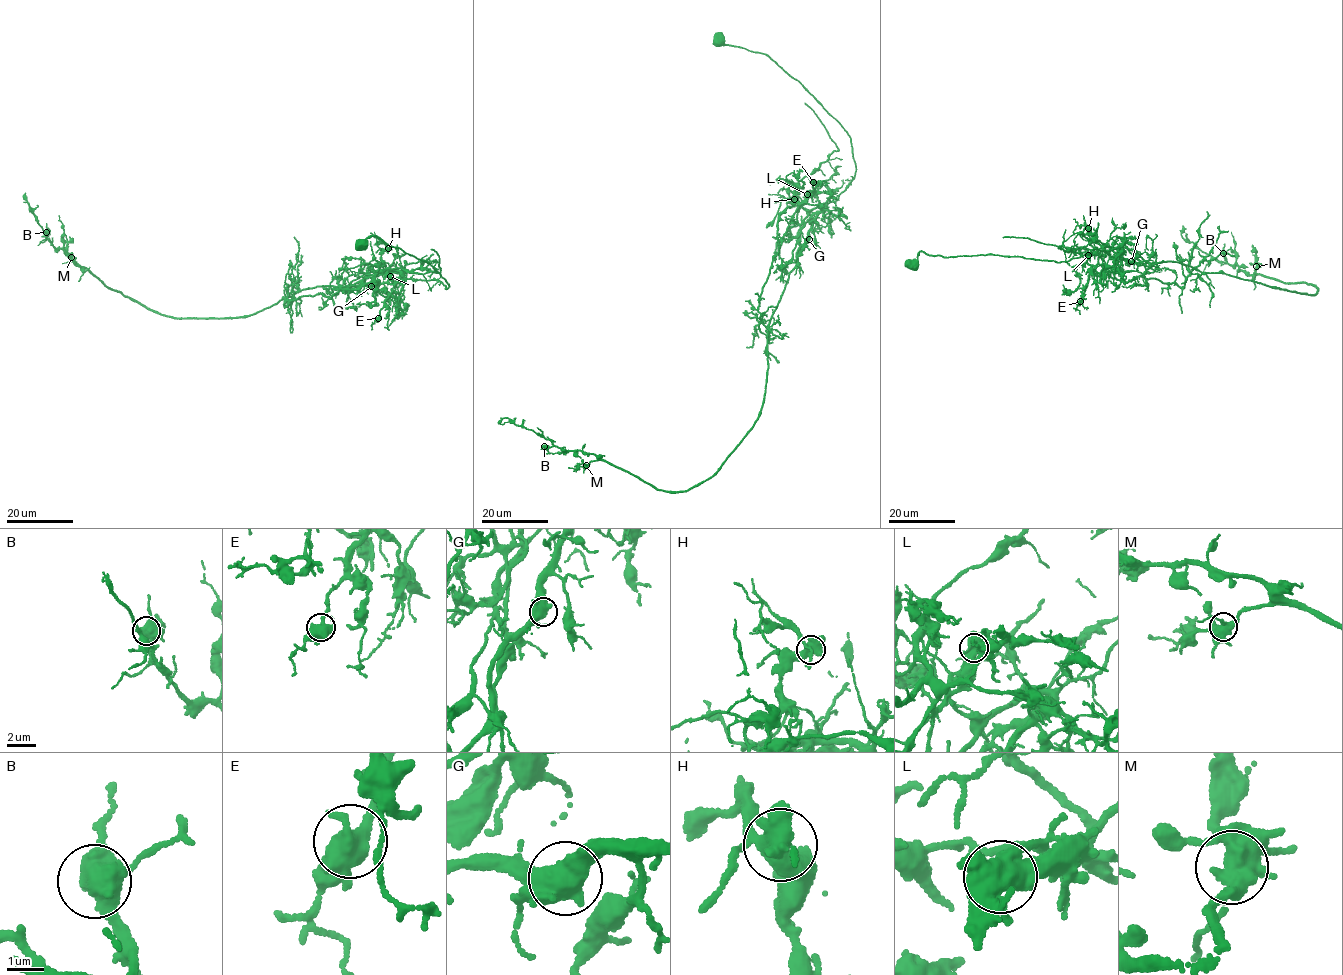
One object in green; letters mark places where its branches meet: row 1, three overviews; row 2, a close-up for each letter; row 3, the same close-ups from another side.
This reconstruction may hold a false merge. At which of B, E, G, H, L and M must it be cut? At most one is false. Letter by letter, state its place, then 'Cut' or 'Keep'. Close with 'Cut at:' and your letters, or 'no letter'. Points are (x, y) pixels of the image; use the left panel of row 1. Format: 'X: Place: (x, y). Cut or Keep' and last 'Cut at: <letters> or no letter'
B: Place: (46, 232). Keep
E: Place: (378, 318). Keep
G: Place: (371, 286). Keep
H: Place: (388, 248). Keep
L: Place: (390, 276). Cut
M: Place: (71, 257). Keep
Cut at: L

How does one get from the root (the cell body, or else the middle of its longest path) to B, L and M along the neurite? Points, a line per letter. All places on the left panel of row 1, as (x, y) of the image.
B: (363, 244), (380, 237), (449, 286), (323, 286), (254, 314), (179, 319), (107, 288), (46, 232)
L: (363, 244), (380, 237), (426, 261), (449, 286), (382, 272), (389, 276)
M: (363, 244), (380, 237), (449, 286), (323, 286), (254, 314), (179, 319), (71, 257)

